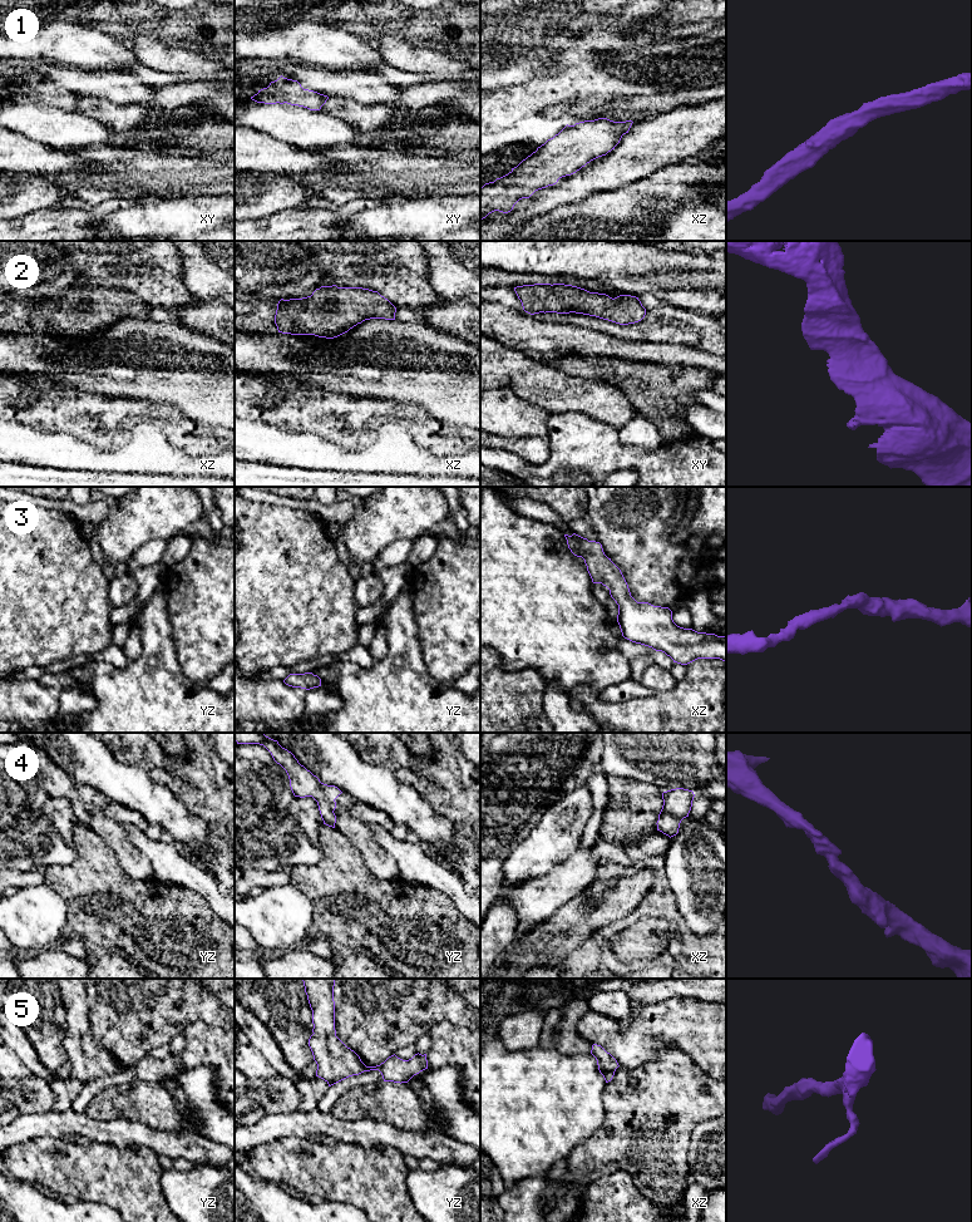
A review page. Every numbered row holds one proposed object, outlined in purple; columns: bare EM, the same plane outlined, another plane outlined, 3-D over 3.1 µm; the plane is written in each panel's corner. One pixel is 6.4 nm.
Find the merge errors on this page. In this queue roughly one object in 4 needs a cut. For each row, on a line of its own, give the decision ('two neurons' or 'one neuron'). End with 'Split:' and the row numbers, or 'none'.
1: one neuron
2: one neuron
3: one neuron
4: one neuron
5: one neuron
Split: none

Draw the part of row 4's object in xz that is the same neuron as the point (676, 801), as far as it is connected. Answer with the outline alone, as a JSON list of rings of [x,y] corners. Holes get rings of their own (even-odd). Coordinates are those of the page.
[[[676,788],[662,793],[663,805],[658,814],[657,831],[670,838],[679,833],[680,823],[689,817],[692,807],[694,792]]]

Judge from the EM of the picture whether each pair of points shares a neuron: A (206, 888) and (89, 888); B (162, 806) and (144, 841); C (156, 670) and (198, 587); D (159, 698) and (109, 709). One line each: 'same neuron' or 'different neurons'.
A: different neurons
B: different neurons
C: different neurons
D: same neuron

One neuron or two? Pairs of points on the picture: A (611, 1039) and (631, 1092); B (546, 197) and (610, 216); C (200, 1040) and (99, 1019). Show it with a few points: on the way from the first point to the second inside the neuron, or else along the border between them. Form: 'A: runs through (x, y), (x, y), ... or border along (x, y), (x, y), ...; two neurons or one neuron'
A: border along (650, 1058), (633, 1067), (620, 1067); two neurons
B: border along (598, 192), (573, 203), (561, 205), (543, 215); two neurons
C: border along (211, 1025), (203, 1021), (192, 1021), (181, 1033); two neurons

